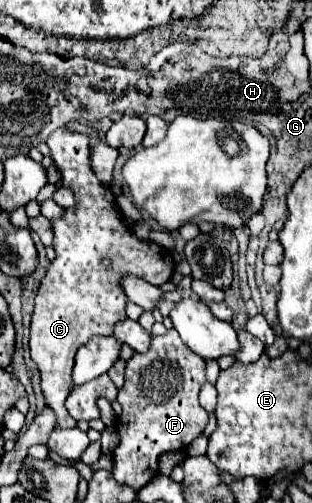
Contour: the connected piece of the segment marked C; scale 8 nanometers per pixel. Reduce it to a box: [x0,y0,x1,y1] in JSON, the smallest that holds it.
[29,128,175,428]

